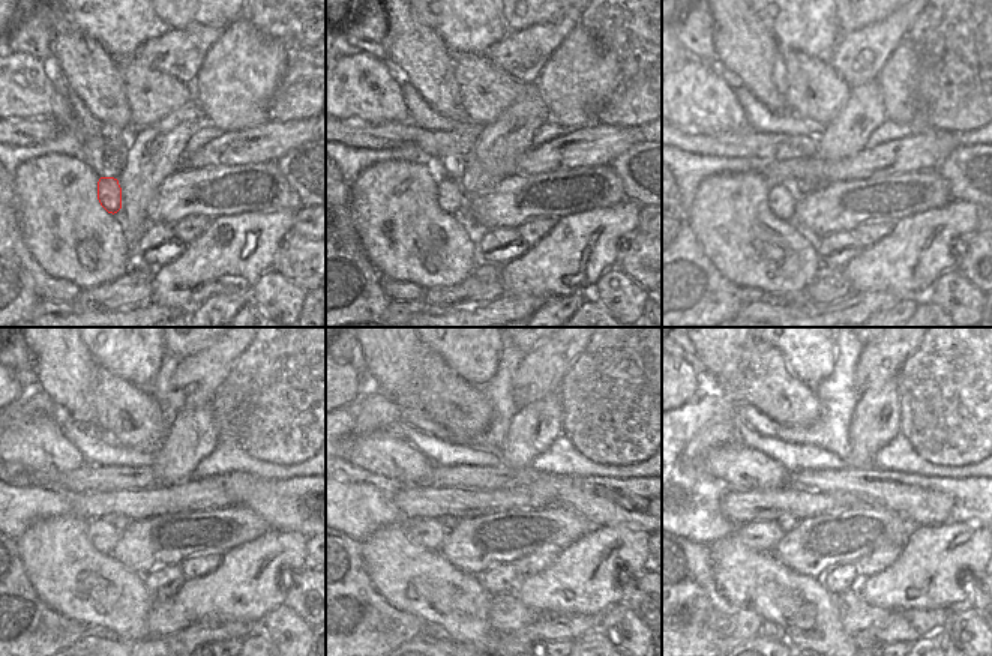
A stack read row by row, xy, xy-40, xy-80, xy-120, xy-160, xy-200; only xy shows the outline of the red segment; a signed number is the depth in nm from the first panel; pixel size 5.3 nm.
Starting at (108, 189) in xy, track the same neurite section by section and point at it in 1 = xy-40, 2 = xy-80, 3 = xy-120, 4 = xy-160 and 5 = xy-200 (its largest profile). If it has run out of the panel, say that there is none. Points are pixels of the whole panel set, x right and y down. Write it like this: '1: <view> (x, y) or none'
1: xy-40 (449, 195)
2: xy-80 (781, 200)
3: xy-120 (102, 536)
4: xy-160 (429, 533)
5: xy-200 (763, 536)

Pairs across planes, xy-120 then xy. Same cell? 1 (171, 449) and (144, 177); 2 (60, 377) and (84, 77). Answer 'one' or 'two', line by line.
1: one
2: one

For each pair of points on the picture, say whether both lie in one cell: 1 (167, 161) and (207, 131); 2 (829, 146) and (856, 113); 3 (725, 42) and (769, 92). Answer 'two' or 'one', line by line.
1: two
2: one
3: one

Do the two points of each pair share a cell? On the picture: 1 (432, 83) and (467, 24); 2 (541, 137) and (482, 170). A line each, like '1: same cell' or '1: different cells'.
1: different cells
2: different cells

